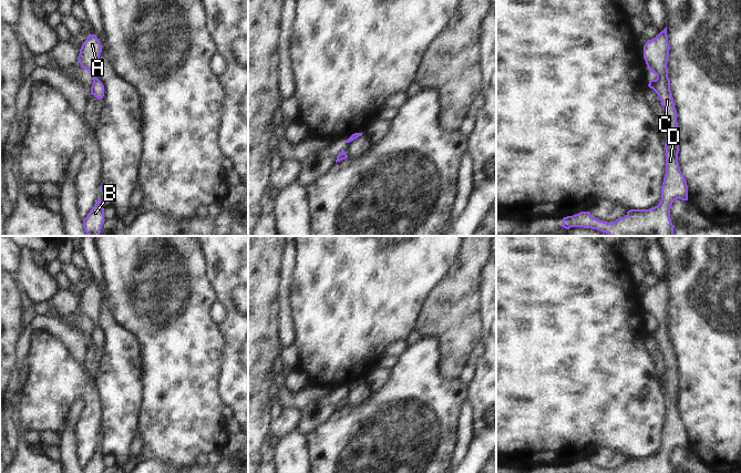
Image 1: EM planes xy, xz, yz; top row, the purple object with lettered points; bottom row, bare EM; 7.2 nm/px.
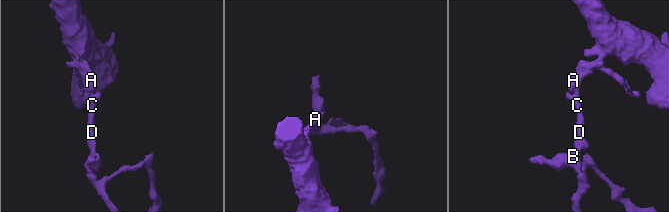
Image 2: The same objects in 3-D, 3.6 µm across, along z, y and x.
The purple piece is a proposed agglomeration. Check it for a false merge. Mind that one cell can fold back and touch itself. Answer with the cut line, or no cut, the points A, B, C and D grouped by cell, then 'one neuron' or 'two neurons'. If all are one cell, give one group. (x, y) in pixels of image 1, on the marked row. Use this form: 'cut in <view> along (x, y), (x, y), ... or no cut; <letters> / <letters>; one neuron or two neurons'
no cut; A B C D; one neuron

